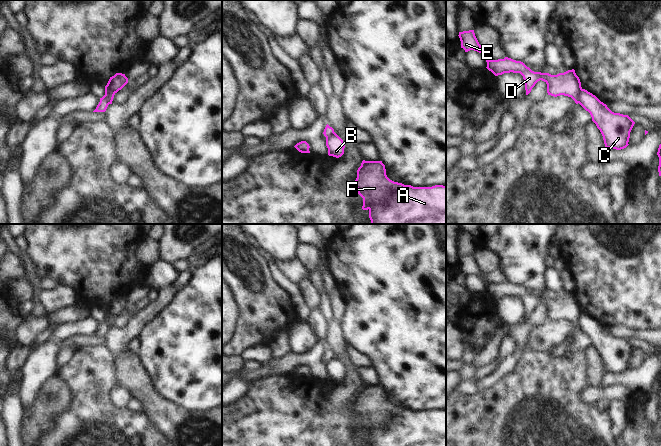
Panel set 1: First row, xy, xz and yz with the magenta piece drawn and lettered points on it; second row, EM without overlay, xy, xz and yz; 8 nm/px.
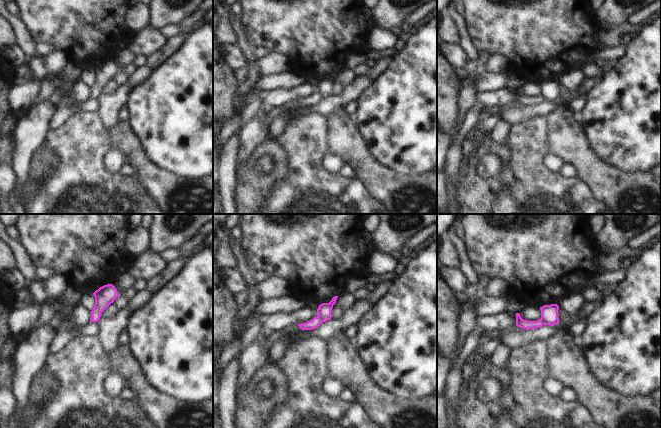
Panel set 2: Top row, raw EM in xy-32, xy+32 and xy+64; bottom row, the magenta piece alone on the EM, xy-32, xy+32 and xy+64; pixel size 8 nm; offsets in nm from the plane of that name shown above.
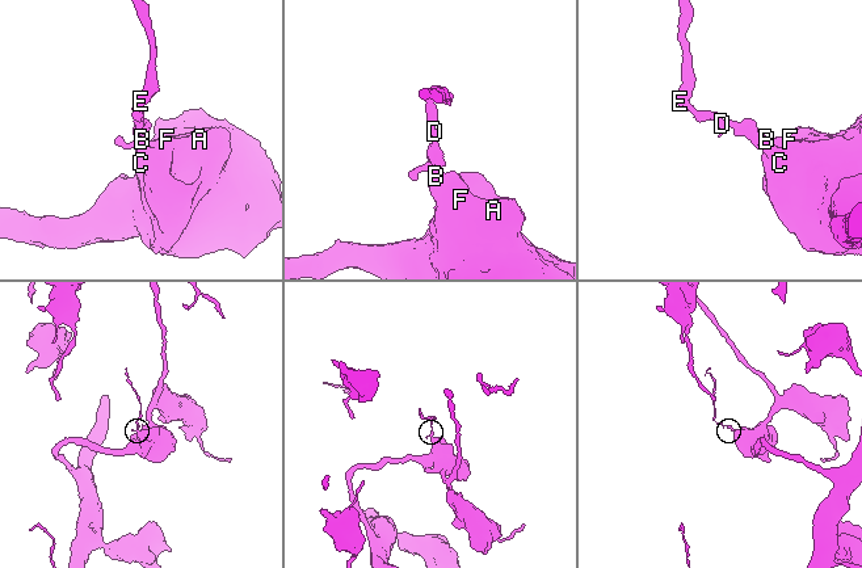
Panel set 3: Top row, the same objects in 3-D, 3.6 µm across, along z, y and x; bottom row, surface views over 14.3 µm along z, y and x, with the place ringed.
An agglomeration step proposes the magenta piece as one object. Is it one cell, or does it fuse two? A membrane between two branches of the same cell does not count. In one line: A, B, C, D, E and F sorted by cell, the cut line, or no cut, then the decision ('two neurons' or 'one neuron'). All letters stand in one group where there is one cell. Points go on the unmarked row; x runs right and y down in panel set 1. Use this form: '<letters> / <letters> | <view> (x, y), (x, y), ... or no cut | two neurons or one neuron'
A B C F / D E | yz (582, 313), (578, 326) | two neurons

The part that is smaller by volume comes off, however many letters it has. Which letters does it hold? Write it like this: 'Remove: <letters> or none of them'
Remove: D, E

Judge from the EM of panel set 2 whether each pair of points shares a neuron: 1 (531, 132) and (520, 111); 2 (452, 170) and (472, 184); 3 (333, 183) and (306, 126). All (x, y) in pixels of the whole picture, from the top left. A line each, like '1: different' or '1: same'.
1: different
2: different
3: same

